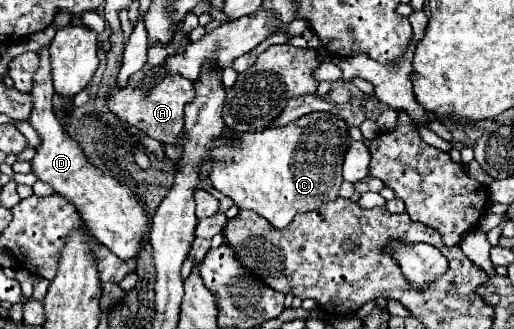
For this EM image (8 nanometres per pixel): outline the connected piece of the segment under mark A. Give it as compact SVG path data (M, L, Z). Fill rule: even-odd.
M171 76L165 78L163 82L159 82L159 86L151 86L151 94L145 96L147 86L151 86L151 78L145 78L145 82L139 88L113 88L113 94L107 98L109 110L121 118L127 124L137 126L139 130L143 130L147 136L155 138L161 144L181 144L181 136L183 136L183 118L185 118L185 106L193 102L195 96L195 88L193 82L187 82L185 78L179 76Z

